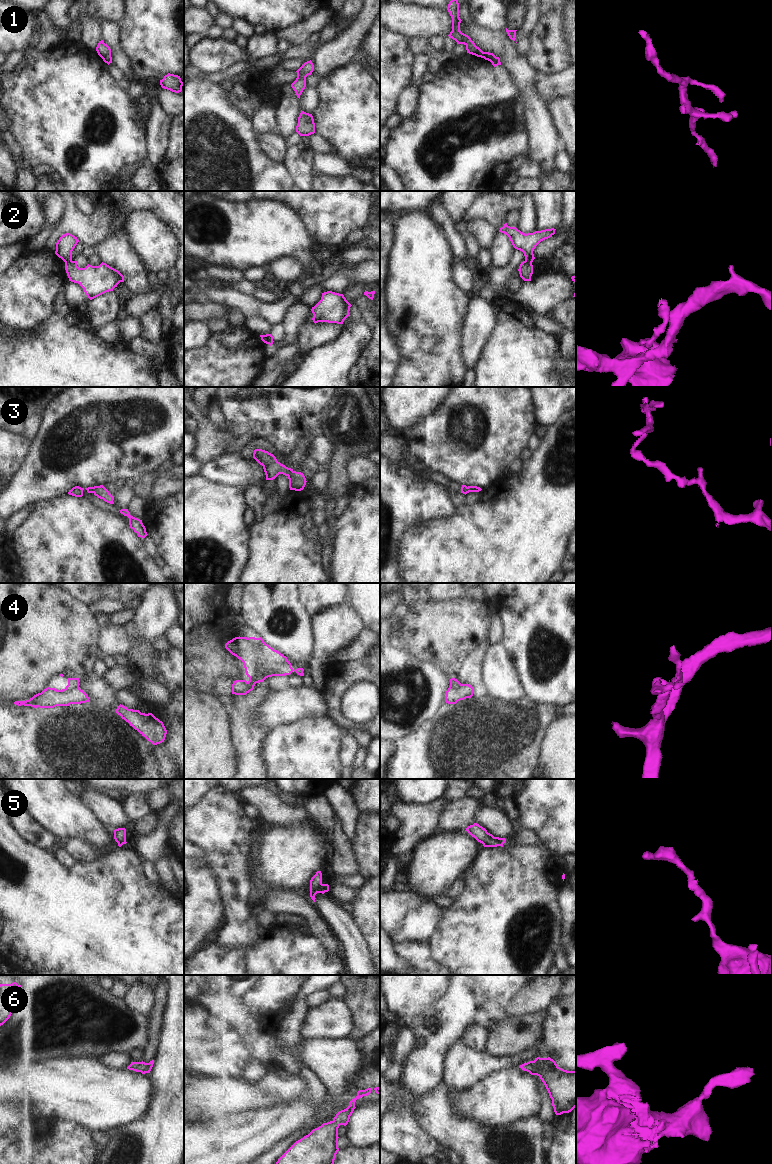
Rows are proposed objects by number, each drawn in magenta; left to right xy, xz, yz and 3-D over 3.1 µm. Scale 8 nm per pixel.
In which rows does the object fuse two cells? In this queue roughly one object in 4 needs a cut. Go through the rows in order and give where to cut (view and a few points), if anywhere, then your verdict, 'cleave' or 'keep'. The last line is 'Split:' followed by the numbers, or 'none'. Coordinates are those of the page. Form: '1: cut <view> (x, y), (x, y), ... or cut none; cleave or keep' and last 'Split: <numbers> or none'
1: cut none; keep
2: cut xy (71, 260), (65, 263); cleave
3: cut none; keep
4: cut none; keep
5: cut none; keep
6: cut none; keep
Split: 2

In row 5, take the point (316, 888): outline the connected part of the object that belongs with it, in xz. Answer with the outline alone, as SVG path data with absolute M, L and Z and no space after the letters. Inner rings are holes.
M317 871L316 874L310 880L310 897L315 902L315 895L317 893L324 894L329 891L329 885L322 883L322 873Z

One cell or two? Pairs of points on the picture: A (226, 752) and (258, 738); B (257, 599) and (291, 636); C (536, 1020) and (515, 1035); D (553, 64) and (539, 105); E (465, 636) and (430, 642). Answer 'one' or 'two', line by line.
A: two
B: one
C: one
D: two
E: one

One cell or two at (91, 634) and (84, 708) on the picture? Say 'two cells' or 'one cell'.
two cells

